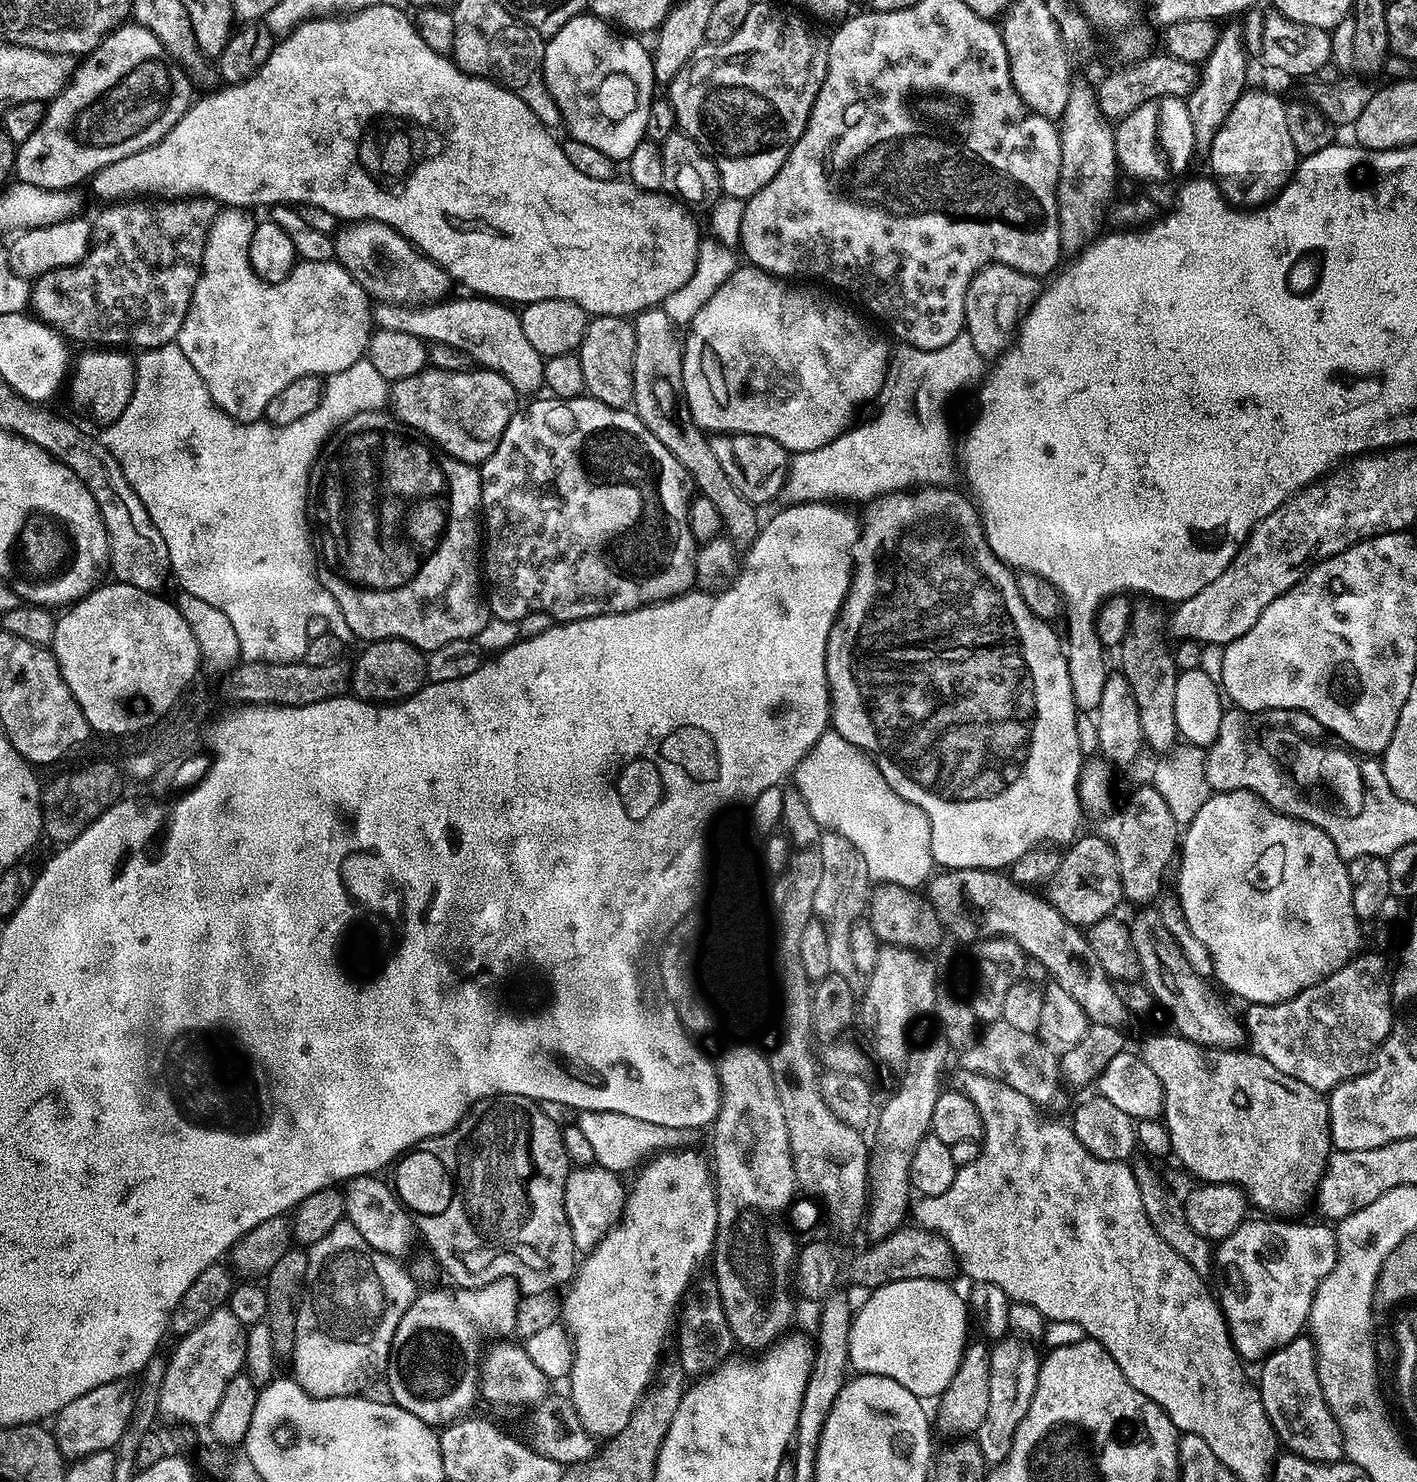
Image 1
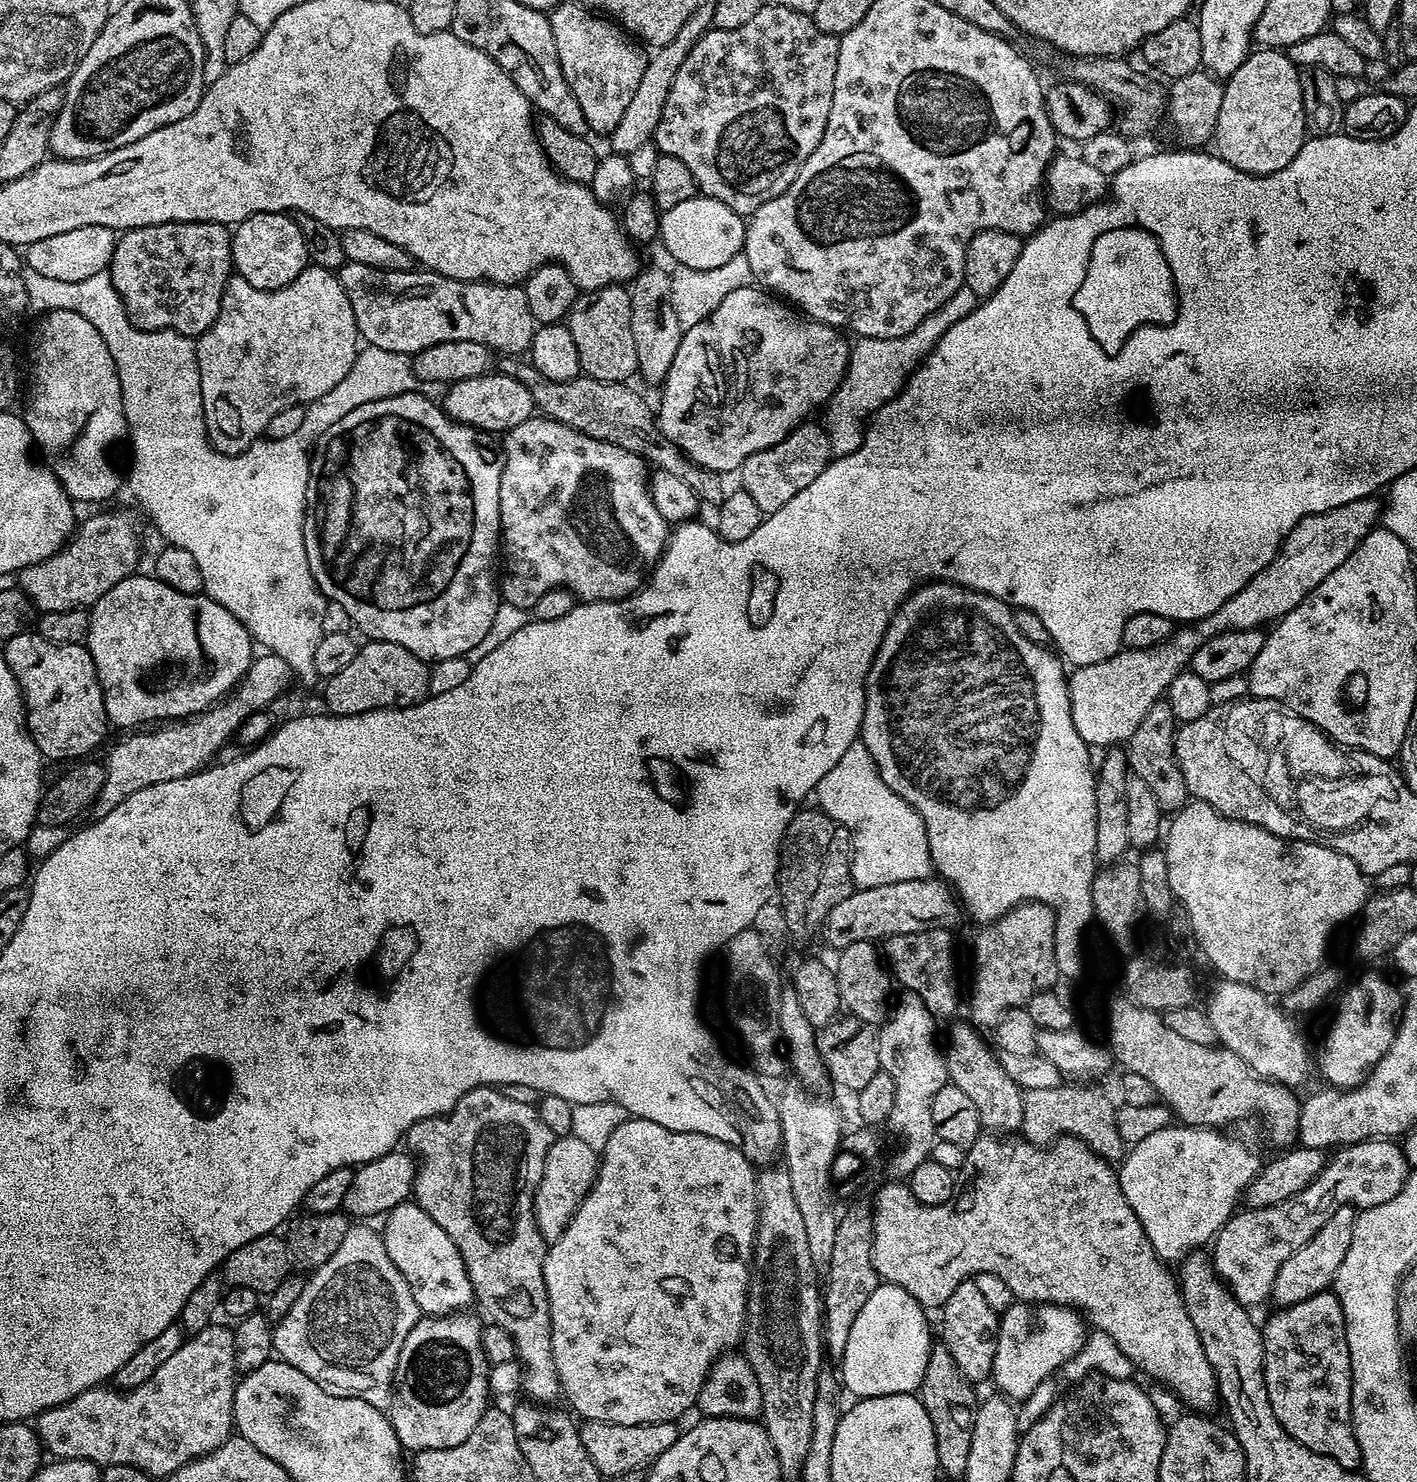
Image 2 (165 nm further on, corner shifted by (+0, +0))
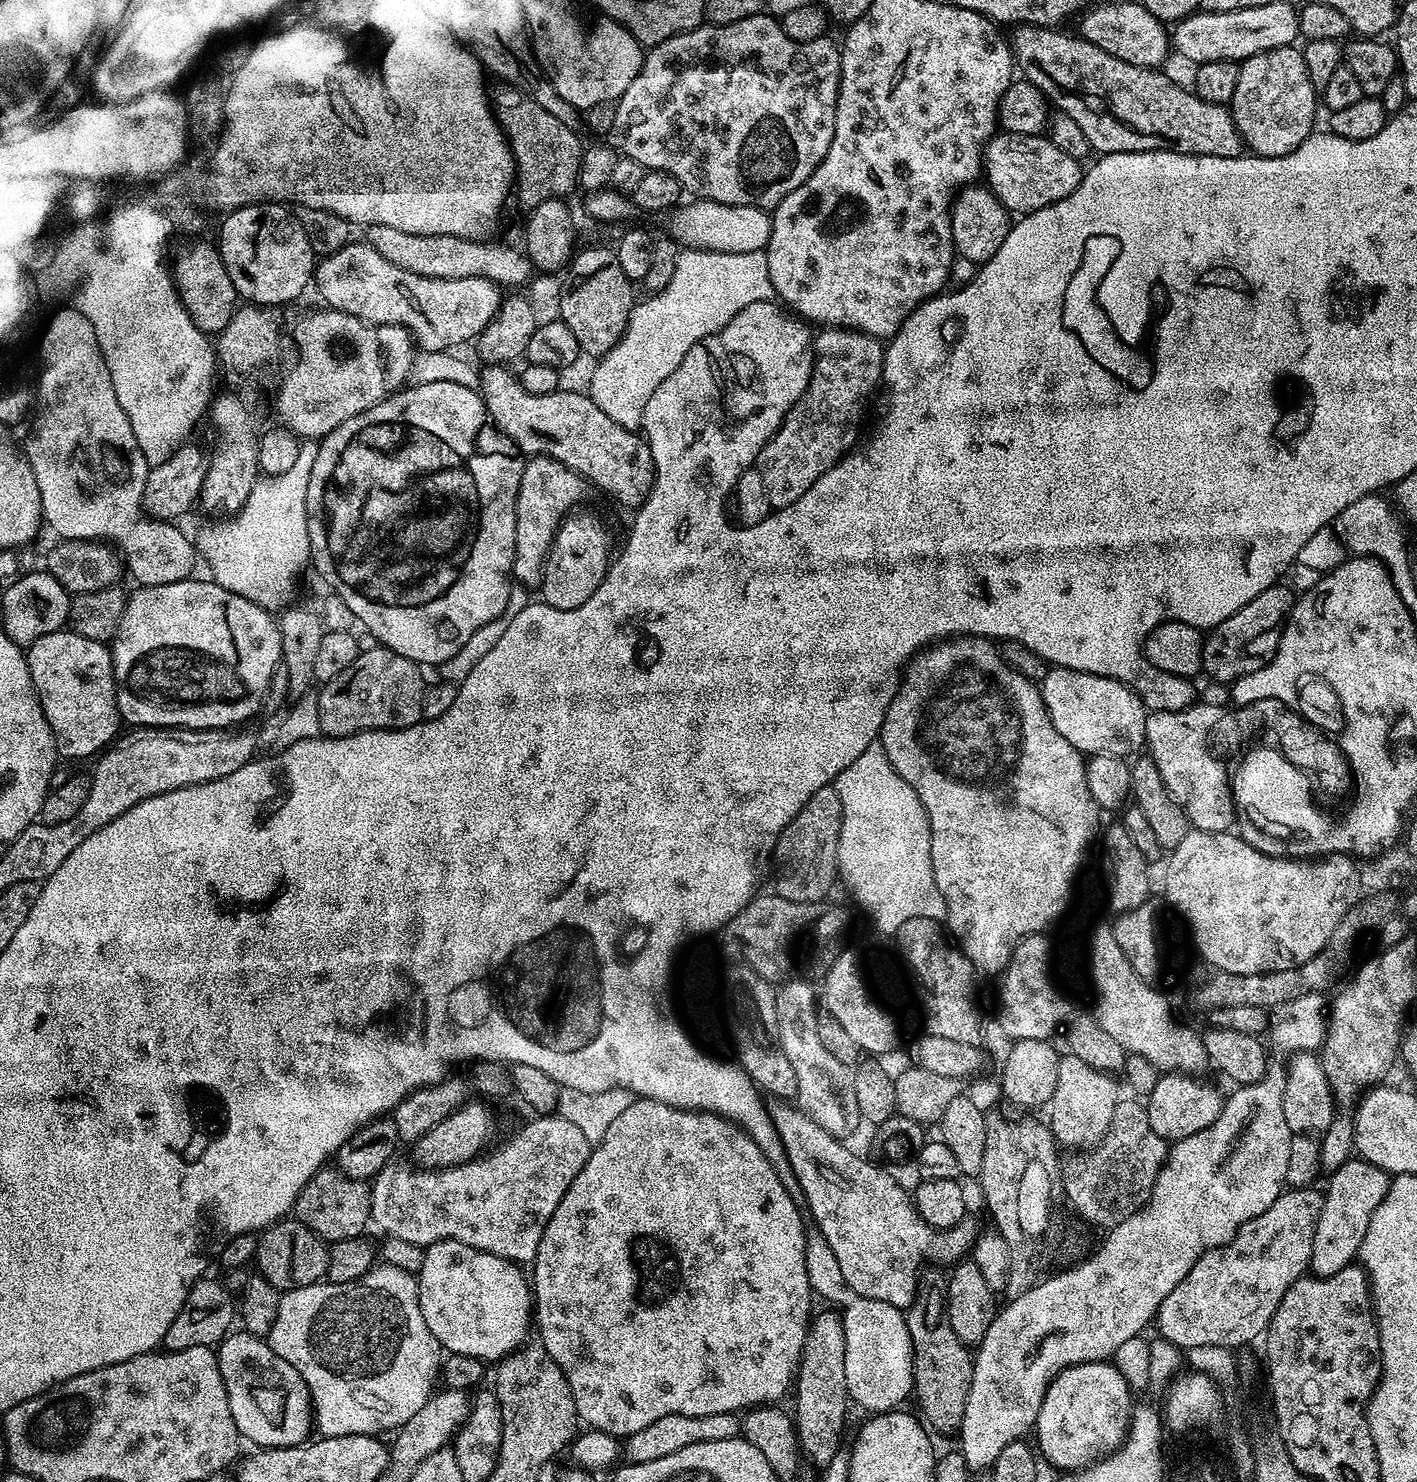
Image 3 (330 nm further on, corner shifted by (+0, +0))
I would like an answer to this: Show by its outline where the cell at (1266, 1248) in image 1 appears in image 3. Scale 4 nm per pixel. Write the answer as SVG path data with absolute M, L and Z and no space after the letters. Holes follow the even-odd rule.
M1359 1158L1348 1160L1339 1170L1327 1177L1328 1189L1316 1214L1312 1231L1310 1268L1317 1276L1329 1276L1357 1259L1360 1243L1374 1210L1388 1192L1389 1173Z

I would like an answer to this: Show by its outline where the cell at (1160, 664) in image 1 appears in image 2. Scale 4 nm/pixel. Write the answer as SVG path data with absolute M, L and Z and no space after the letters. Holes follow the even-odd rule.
M1158 702L1150 706L1146 718L1138 722L1138 730L1126 742L1124 751L1128 761L1129 771L1141 778L1146 786L1157 798L1161 811L1174 814L1181 810L1189 801L1188 787L1182 776L1180 767L1177 766L1175 754L1175 739L1178 721L1172 708L1167 702Z

